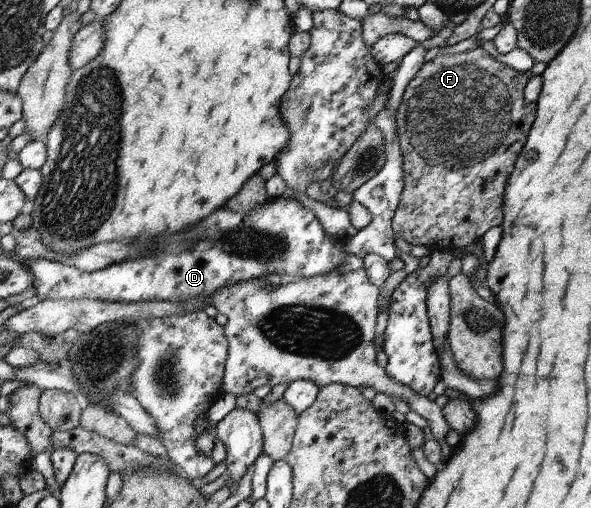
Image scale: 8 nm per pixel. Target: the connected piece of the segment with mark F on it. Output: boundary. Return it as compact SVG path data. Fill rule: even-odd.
M480 46L474 49L474 51L466 51L454 55L437 55L424 63L416 72L416 75L405 87L405 92L396 114L397 134L403 155L402 169L405 181L398 207L394 217L391 219L393 231L396 235L400 235L411 246L424 245L432 252L438 250L452 253L455 249L465 248L468 245L472 245L472 243L478 243L490 229L501 225L503 220L503 193L506 182L514 169L524 143L526 143L528 131L530 131L530 127L532 127L532 123L536 119L536 103L528 103L526 105L526 101L524 101L524 87L526 87L526 83L528 83L528 75L518 73L510 66L504 65L504 63L498 61L498 59L494 58Z

